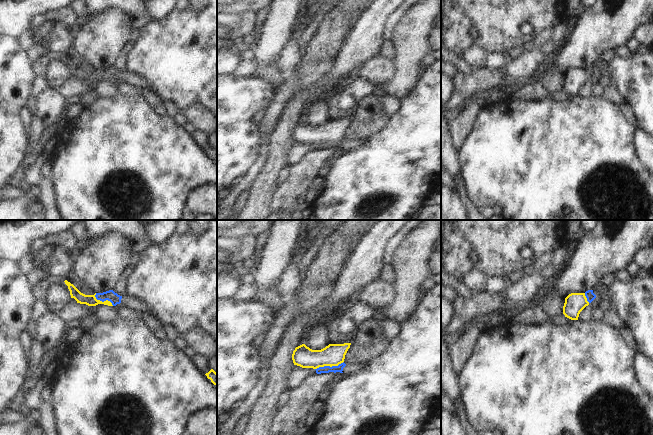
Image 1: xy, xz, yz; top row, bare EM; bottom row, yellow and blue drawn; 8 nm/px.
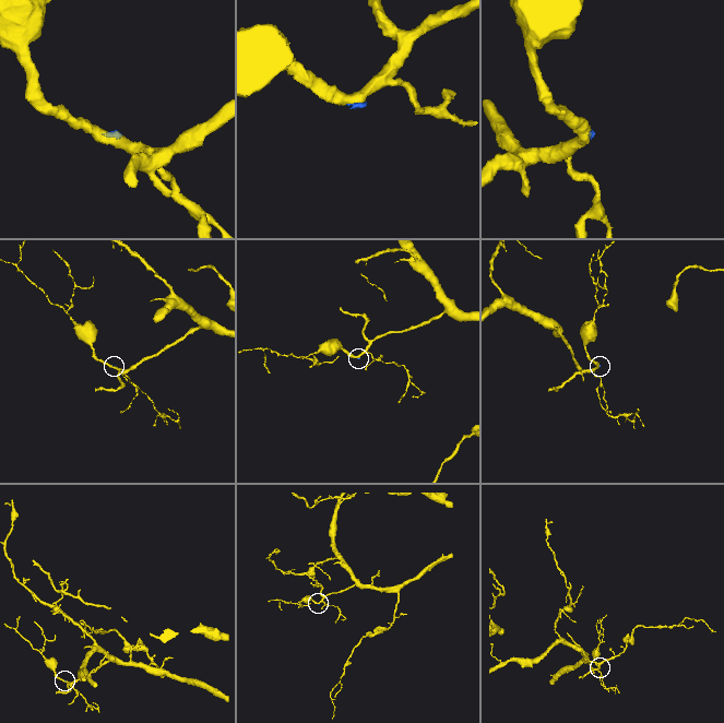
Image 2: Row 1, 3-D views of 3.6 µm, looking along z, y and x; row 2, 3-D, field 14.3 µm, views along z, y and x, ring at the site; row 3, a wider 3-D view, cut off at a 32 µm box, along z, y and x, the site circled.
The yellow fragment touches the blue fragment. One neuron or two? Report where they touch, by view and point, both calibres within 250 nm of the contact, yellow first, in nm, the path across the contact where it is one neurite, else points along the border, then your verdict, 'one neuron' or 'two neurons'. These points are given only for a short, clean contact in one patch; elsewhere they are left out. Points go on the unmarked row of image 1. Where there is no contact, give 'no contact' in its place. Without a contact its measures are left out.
contact xz (329, 141); calibres 180 and 60 nm; border xz (343, 137), (337, 141), (319, 142), (315, 145); two neurons

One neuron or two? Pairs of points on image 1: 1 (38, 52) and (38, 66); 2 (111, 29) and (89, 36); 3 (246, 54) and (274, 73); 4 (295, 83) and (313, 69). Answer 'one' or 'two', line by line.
1: one
2: one
3: two
4: one

